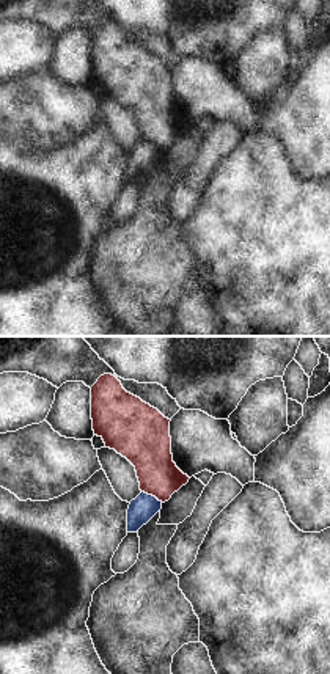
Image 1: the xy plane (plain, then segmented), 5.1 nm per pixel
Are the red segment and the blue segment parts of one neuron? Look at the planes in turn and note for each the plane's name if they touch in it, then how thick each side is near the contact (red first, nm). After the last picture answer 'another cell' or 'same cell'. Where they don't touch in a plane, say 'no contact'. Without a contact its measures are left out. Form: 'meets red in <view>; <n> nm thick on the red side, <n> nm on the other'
meets red in xy; 240 nm thick on the red side, 140 nm on the other

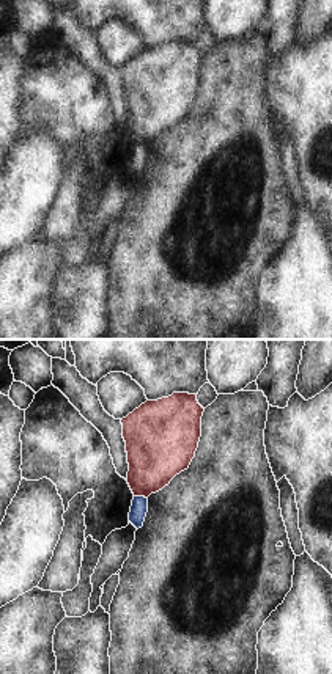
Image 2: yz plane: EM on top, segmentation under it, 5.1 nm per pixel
meets red in yz; 320 nm thick on the red side, 90 nm on the other

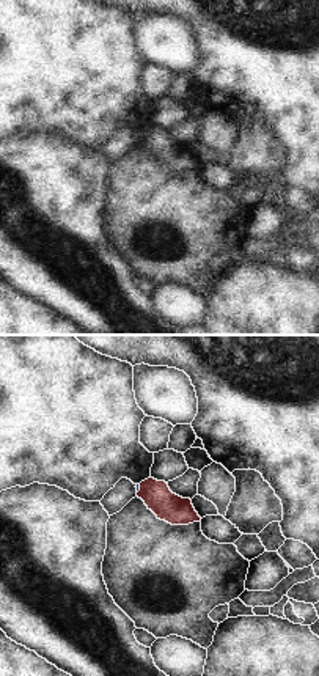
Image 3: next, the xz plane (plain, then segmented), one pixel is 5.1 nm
meets red in xz; 150 nm thick on the red side, 20 nm on the other

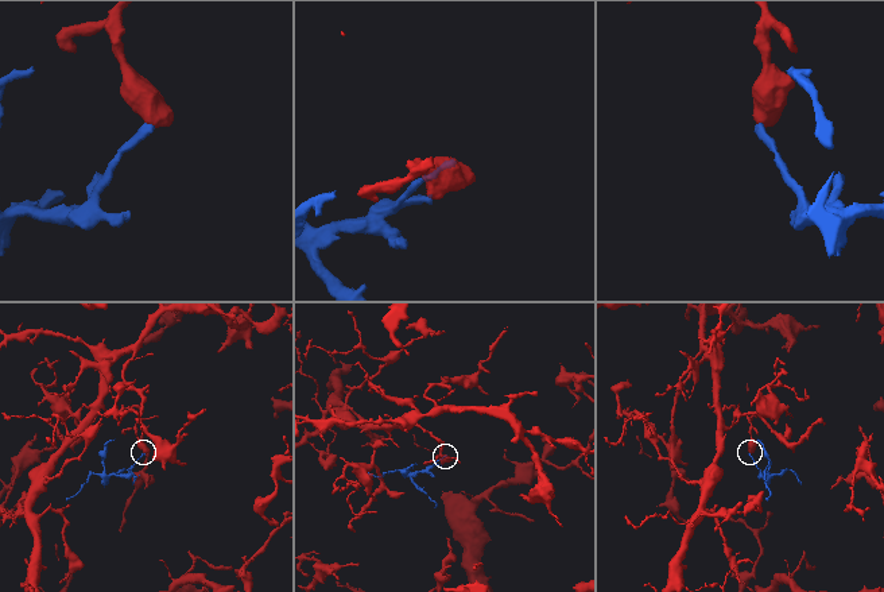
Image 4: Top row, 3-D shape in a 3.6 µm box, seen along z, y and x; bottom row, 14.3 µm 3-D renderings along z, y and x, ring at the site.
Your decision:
another cell

